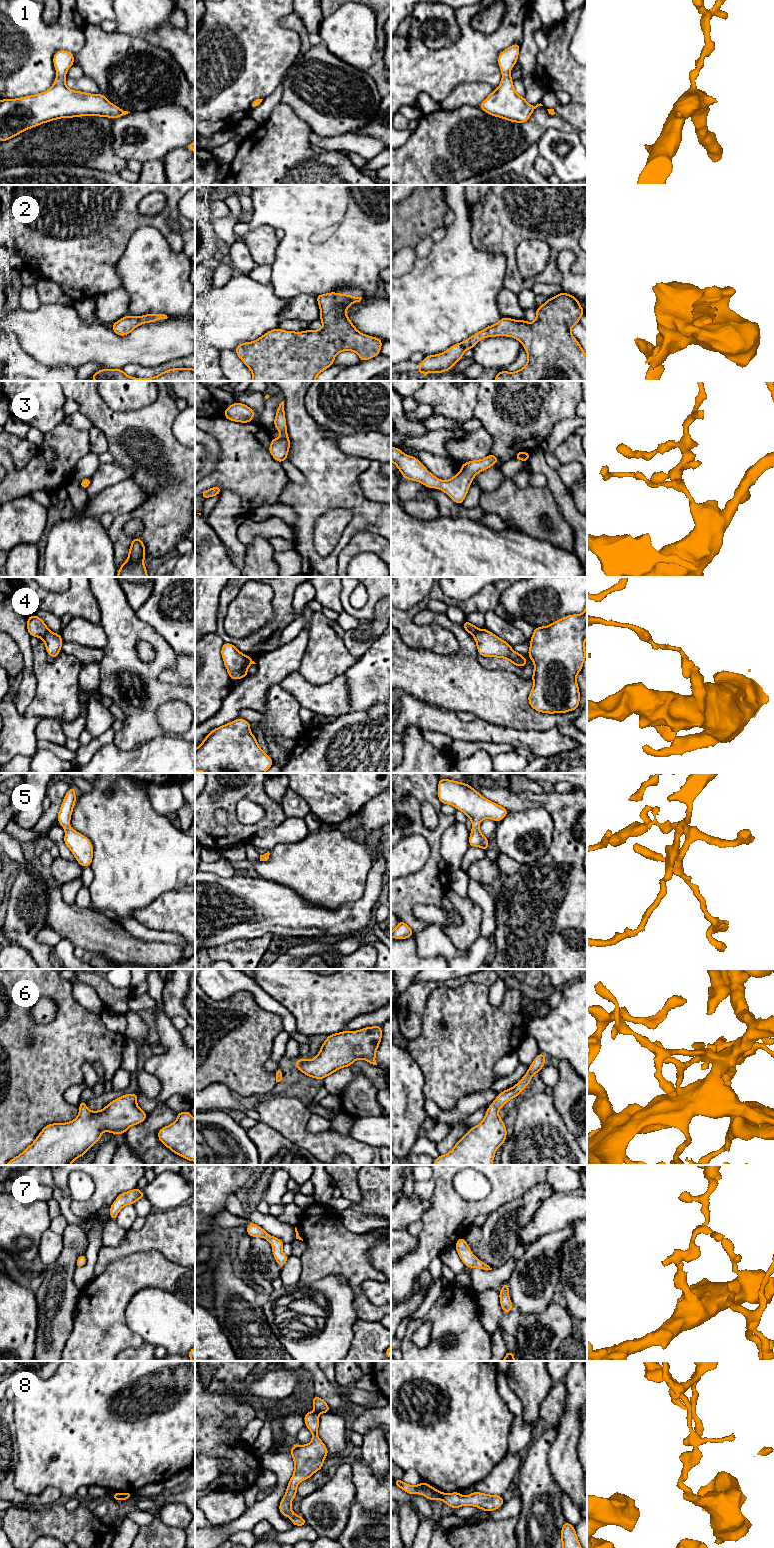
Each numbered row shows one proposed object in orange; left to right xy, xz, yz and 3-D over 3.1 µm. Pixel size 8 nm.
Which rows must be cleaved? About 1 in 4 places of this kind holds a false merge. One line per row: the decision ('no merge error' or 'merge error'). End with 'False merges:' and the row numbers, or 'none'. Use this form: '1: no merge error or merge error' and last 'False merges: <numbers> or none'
1: no merge error
2: no merge error
3: no merge error
4: merge error
5: no merge error
6: no merge error
7: no merge error
8: merge error
False merges: 4, 8

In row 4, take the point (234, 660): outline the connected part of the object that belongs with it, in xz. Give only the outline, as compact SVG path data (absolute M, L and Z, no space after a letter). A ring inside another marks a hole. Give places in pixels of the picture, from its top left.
M224 643L221 648L224 665L230 680L242 678L242 667L249 656L241 653L233 644Z

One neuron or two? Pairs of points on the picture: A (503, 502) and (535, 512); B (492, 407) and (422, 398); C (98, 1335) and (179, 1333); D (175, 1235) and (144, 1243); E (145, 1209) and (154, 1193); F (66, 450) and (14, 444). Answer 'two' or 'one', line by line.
A: one
B: two
C: two
D: one
E: two
F: two

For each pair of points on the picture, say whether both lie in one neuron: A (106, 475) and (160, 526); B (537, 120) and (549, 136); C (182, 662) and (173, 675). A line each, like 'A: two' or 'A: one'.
A: two
B: two
C: one

